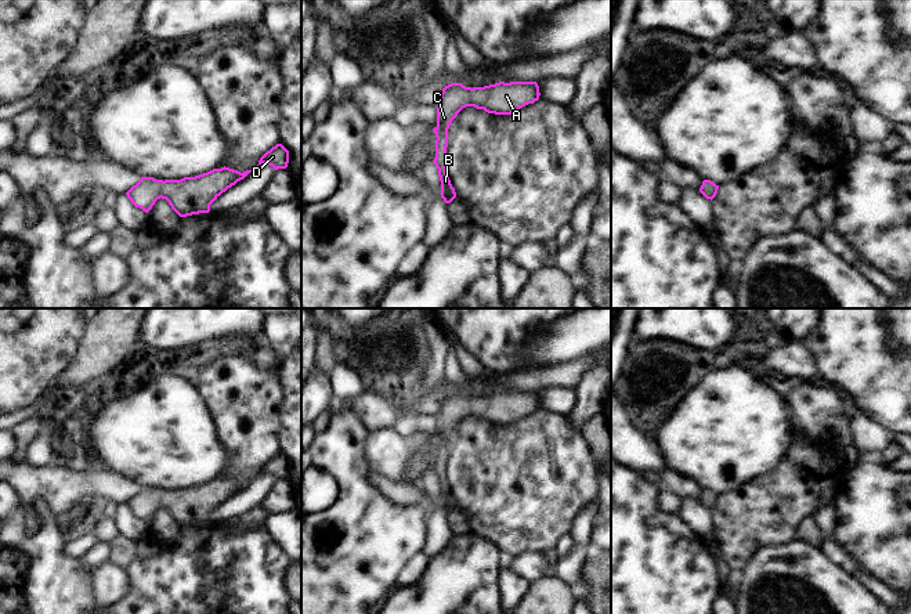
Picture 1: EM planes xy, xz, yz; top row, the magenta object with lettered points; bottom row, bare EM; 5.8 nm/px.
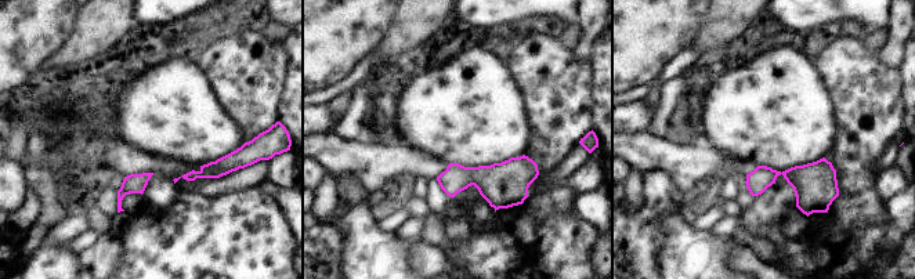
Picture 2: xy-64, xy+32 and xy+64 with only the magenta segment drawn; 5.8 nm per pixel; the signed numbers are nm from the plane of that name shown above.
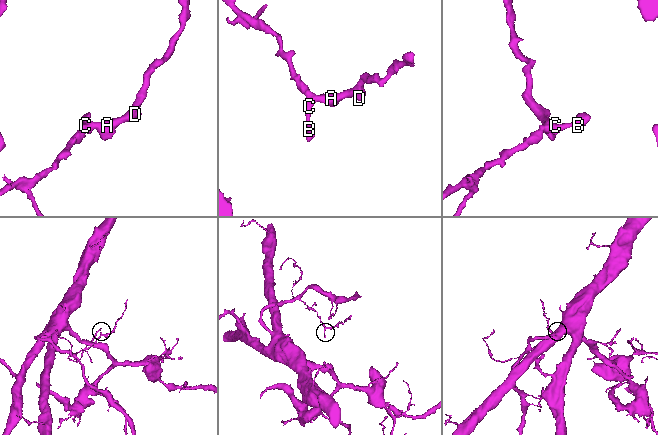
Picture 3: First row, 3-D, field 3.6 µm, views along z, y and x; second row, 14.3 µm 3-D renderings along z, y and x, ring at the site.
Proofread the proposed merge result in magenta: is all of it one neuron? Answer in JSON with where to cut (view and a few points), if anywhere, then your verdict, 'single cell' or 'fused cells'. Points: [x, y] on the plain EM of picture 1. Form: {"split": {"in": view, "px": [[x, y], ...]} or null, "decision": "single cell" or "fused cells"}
{"split": null, "decision": "single cell"}

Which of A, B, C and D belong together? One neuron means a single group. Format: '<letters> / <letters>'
A B C D

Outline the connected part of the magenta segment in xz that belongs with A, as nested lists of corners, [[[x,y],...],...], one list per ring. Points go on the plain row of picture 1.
[[[499,391],[484,397],[466,397],[462,393],[451,393],[442,398],[437,416],[435,467],[441,491],[441,508],[451,513],[456,508],[455,498],[447,483],[448,438],[458,423],[466,416],[484,419],[495,425],[511,425],[520,418],[539,409],[536,391]]]

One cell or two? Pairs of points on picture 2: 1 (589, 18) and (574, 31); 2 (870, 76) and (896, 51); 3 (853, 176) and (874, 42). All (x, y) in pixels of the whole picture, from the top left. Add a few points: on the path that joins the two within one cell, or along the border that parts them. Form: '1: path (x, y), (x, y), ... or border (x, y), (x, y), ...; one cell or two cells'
1: border (577, 22), (581, 39), (572, 50); two cells
2: border (875, 53), (885, 65), (897, 71); two cells
3: border (861, 40), (875, 53); two cells

